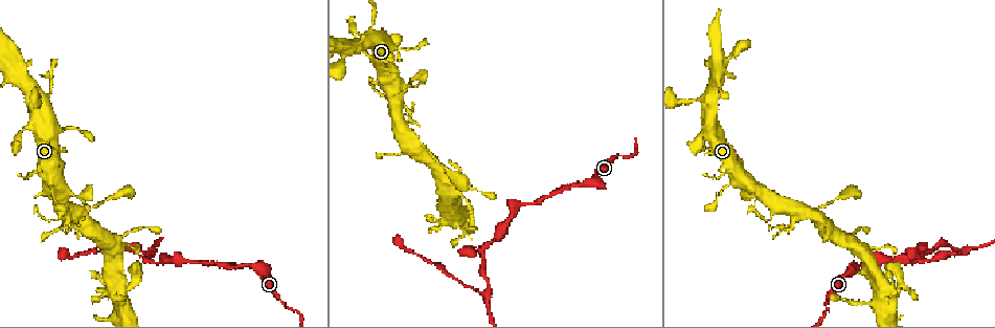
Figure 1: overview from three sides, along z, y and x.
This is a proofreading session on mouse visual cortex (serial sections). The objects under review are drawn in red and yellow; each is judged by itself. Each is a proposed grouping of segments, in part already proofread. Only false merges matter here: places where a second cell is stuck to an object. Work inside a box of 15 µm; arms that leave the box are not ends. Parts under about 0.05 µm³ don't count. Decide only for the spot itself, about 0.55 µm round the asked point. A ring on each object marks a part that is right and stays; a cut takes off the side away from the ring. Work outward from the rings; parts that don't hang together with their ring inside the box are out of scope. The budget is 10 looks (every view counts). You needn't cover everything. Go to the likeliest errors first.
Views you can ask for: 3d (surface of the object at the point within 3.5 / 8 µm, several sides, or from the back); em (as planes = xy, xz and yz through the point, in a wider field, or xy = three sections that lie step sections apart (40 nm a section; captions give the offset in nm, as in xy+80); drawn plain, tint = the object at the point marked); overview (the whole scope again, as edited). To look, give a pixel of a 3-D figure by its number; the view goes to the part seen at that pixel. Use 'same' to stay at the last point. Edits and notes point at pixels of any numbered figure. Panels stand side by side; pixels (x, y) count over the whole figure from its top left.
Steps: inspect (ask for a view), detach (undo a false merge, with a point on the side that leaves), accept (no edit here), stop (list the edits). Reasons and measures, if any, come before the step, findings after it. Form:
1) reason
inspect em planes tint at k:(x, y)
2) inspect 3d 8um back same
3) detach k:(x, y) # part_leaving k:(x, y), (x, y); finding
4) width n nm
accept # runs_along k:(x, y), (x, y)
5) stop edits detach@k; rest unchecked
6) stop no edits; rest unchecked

a narrow waist
inspect 3d 3.5um at 1:(39, 100)

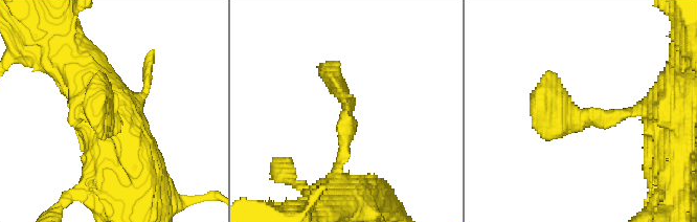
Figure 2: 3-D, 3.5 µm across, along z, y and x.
arms 3; arm_widths 150, 250, 300 nm
inspect em xy step 5 tint at 2:(112, 121)

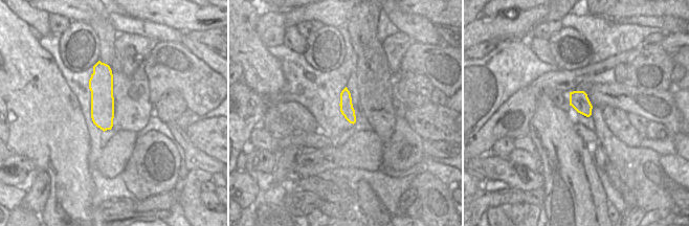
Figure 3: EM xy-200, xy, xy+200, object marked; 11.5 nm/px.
accept # runs_along 2:(645, 110), (567, 119), (546, 71); one cell here

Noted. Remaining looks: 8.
sudden change in width
inspect 3d 3.5um at 1:(818, 207)

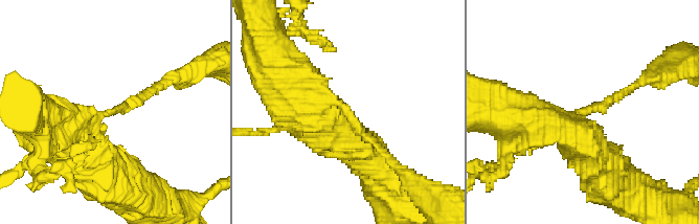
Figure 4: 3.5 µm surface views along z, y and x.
arm_widths 100, 400 nm
inspect em xy step 5 tint at 4:(112, 111)

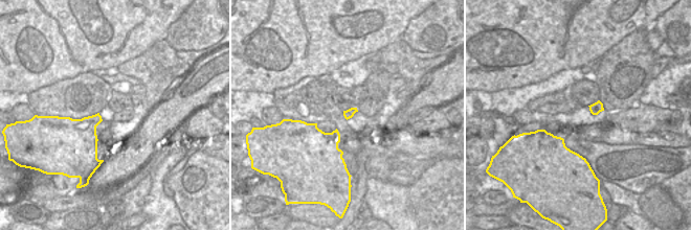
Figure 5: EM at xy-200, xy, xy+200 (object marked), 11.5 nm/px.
accept # runs_along 4:(286, 84), (337, 102), (388, 161); all the same cell

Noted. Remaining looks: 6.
sharp bend
inspect 3d 3.5um at 1:(579, 186)

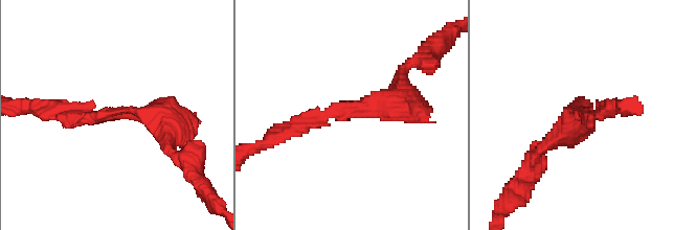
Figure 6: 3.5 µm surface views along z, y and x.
arm_widths 200, 450 nm
inspect em xy step 2 tint at 6:(350, 113)

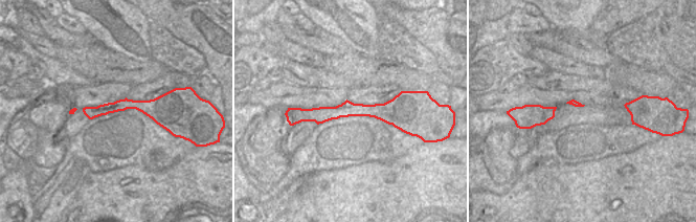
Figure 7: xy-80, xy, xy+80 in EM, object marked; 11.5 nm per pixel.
accept # runs_along 6:(401, 90), (395, 107), (286, 131); all the same cell

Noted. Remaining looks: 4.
narrows sharply
inspect 3d 3.5um at 1:(919, 260)

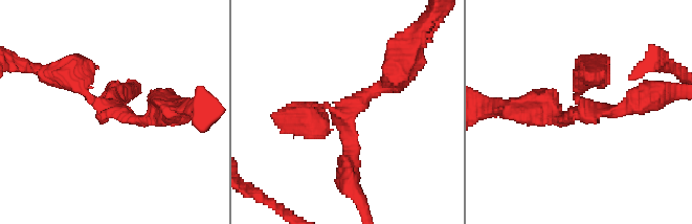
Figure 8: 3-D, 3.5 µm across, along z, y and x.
arms 3; arm_widths 250, 250, 350 nm; now the EM
inspect em xy step 1 tint at 8:(109, 109)

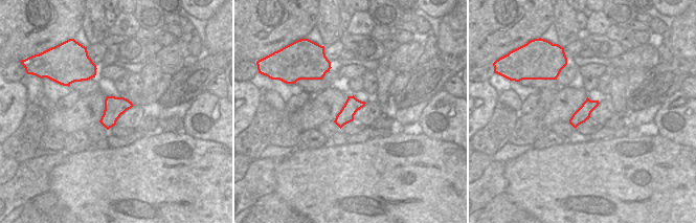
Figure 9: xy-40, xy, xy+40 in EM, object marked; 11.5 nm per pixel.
inspect em xy step 2 tint same

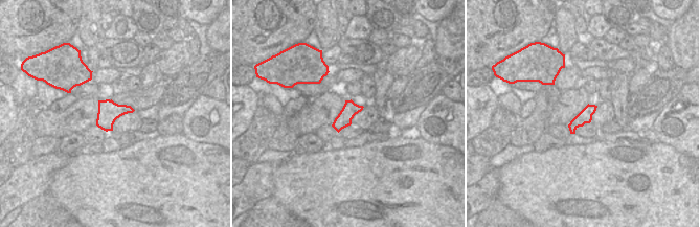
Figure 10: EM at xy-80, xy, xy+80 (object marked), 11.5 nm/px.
accept # runs_along 8:(398, 75), (342, 113), (350, 177); one cell here

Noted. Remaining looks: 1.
stop no edits; rest unchecked

